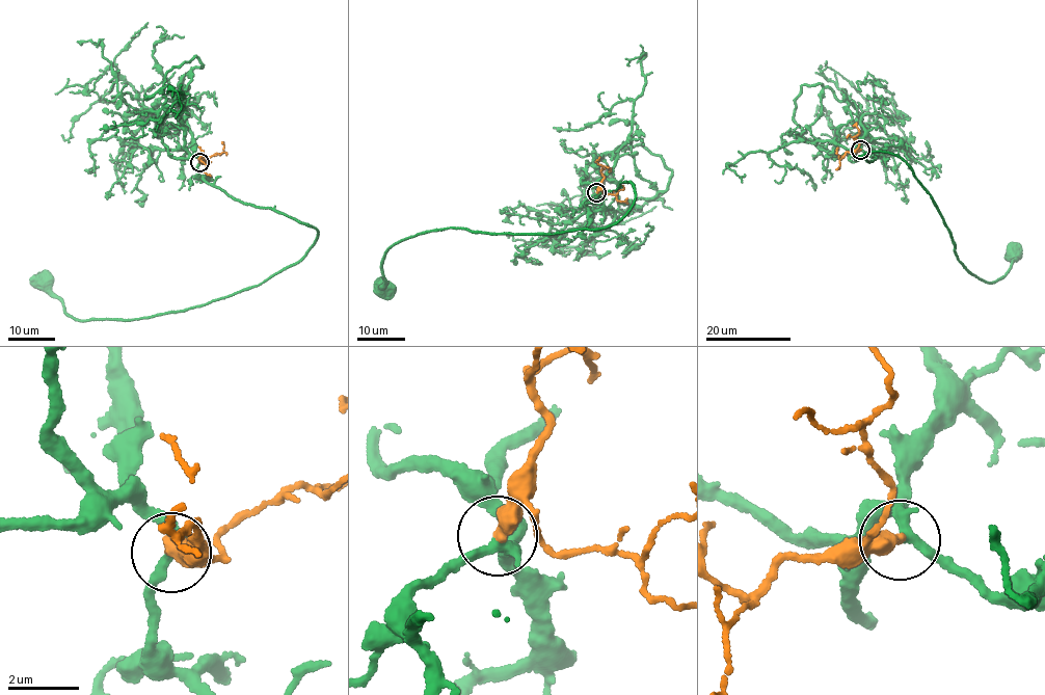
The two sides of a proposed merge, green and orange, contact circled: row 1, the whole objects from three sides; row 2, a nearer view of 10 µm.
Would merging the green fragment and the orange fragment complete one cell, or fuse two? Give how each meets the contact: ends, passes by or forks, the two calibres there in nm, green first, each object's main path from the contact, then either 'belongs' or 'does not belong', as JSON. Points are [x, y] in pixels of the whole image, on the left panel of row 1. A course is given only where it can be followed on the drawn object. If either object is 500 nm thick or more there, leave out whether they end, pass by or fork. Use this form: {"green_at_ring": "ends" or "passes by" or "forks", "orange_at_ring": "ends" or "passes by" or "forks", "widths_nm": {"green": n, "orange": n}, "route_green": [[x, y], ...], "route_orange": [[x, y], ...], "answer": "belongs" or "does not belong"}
{"widths_nm": {"green": 280, "orange": 550}, "route_green": [[201, 162], [196, 174], [226, 193], [319, 231], [303, 257], [219, 299], [132, 320], [77, 320], [41, 283]], "route_orange": [[201, 162], [202, 159], [206, 165], [204, 171], [210, 175]], "answer": "belongs"}

